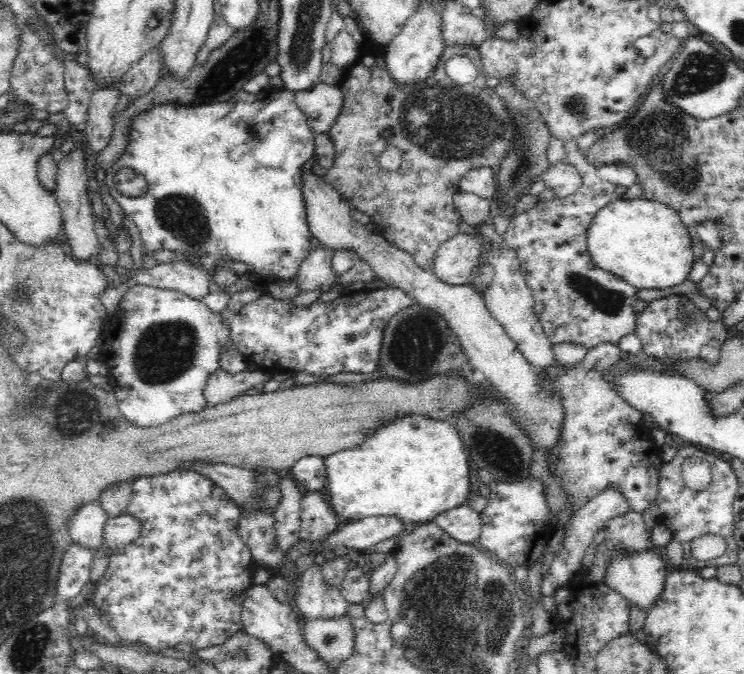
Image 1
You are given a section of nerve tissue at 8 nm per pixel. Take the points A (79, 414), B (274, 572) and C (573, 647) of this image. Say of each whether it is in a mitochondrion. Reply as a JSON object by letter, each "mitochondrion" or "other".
{"A":"mitochondrion","B":"other","C":"other"}

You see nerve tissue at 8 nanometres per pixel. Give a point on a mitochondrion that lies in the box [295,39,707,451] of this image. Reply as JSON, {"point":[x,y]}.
{"point":[454,138]}

